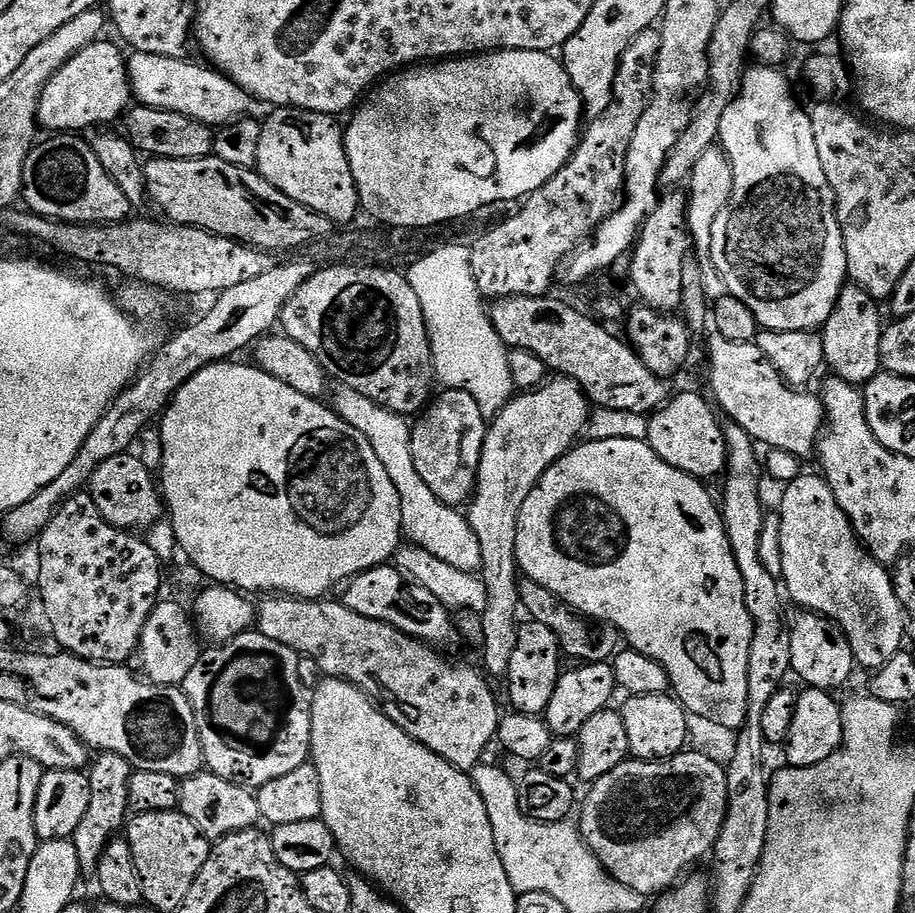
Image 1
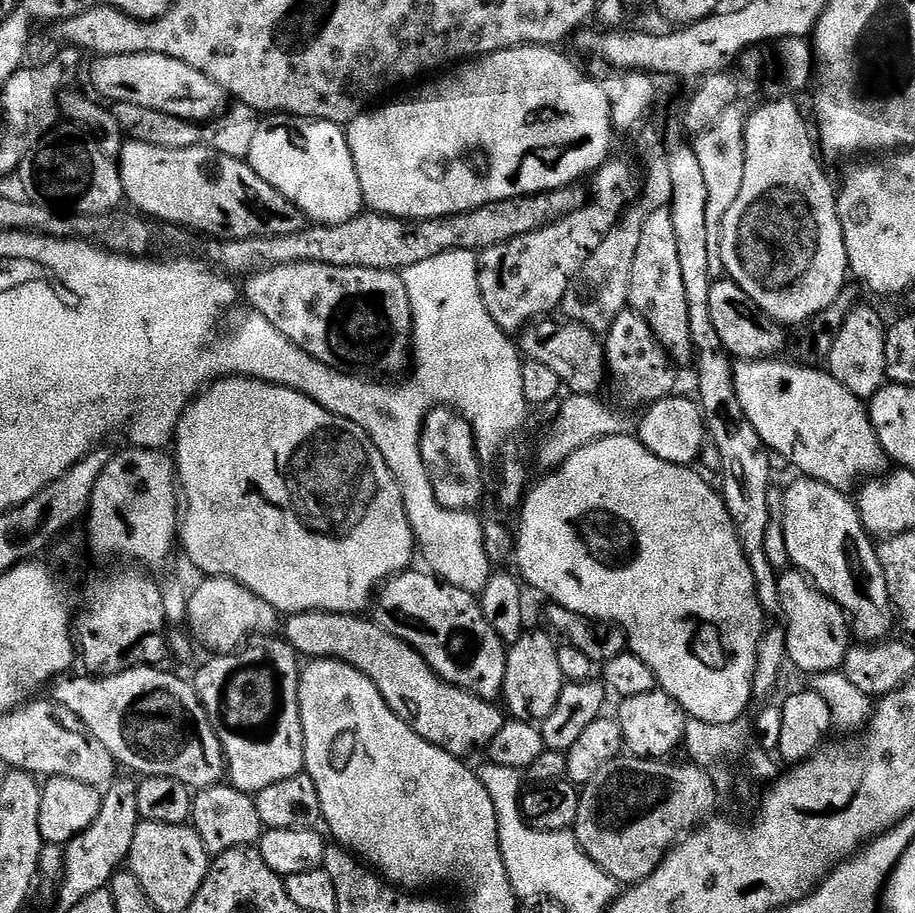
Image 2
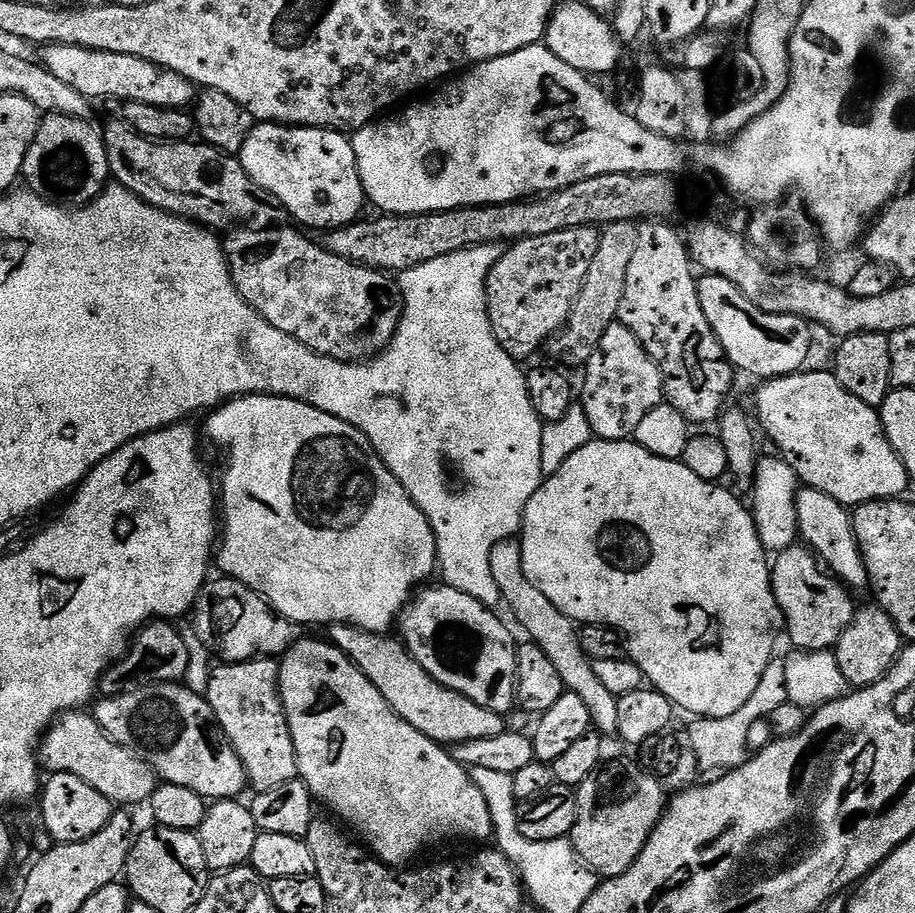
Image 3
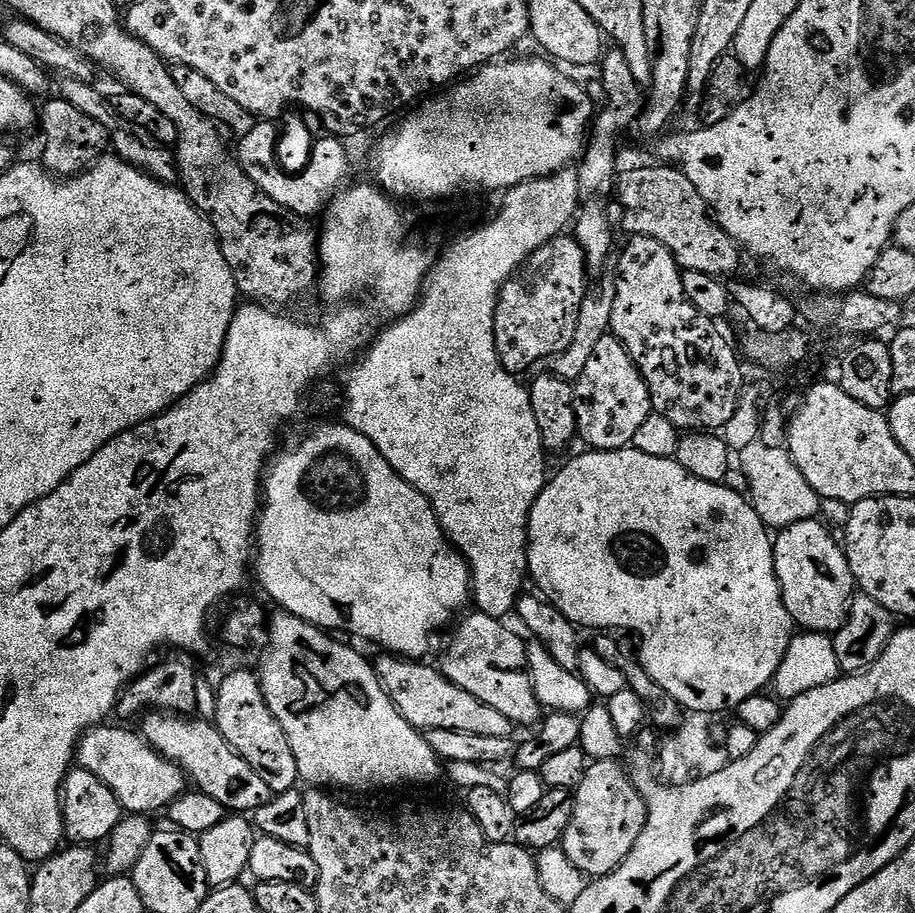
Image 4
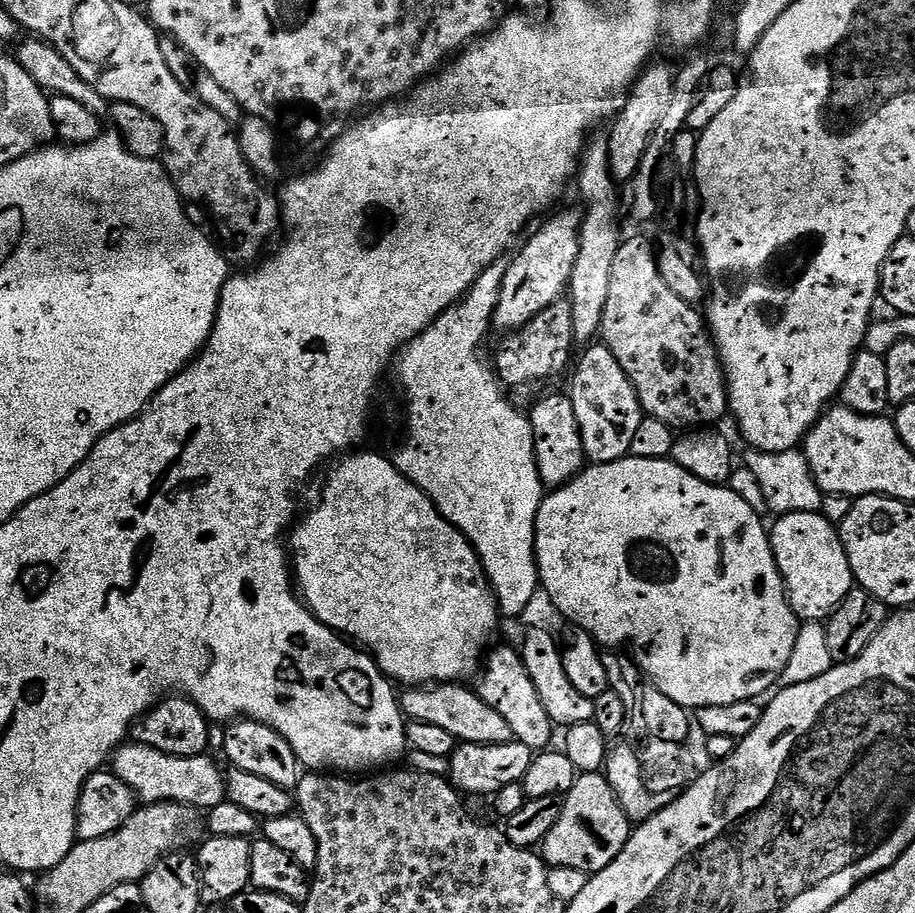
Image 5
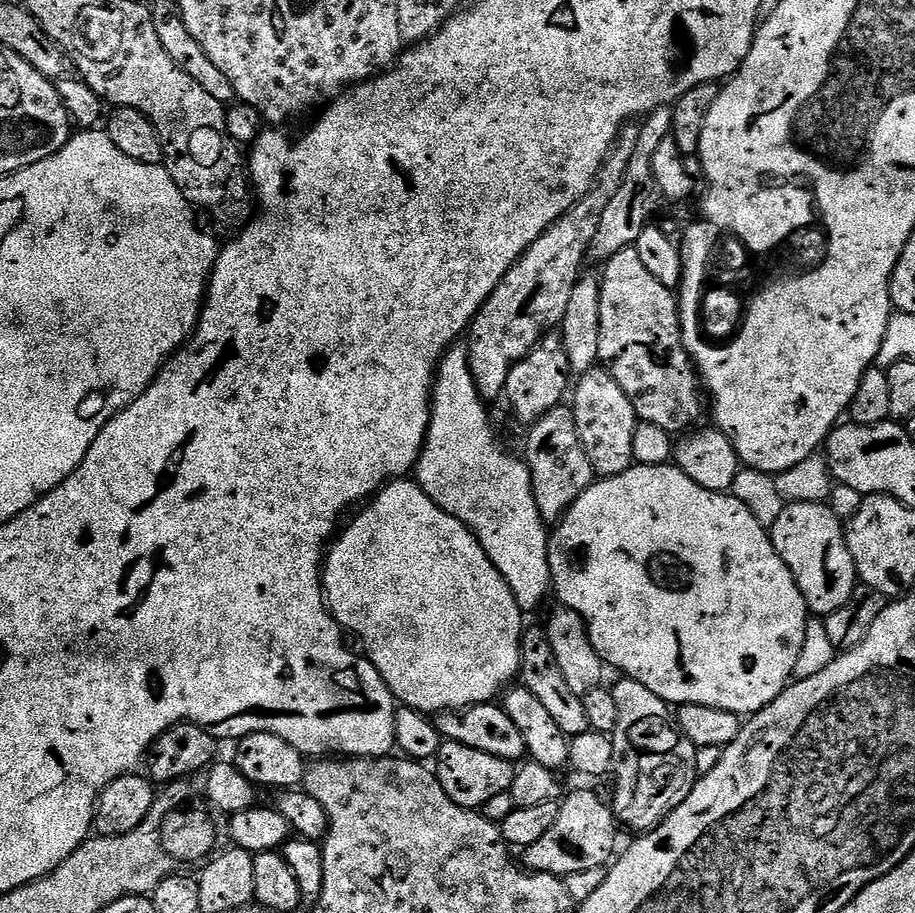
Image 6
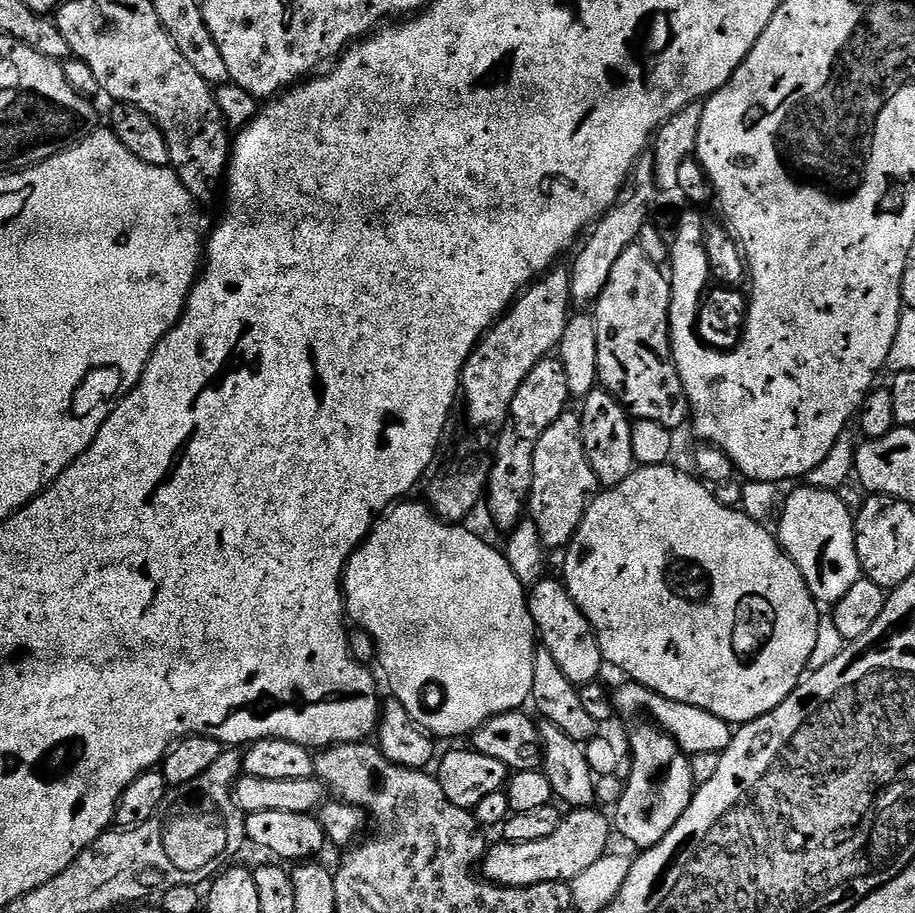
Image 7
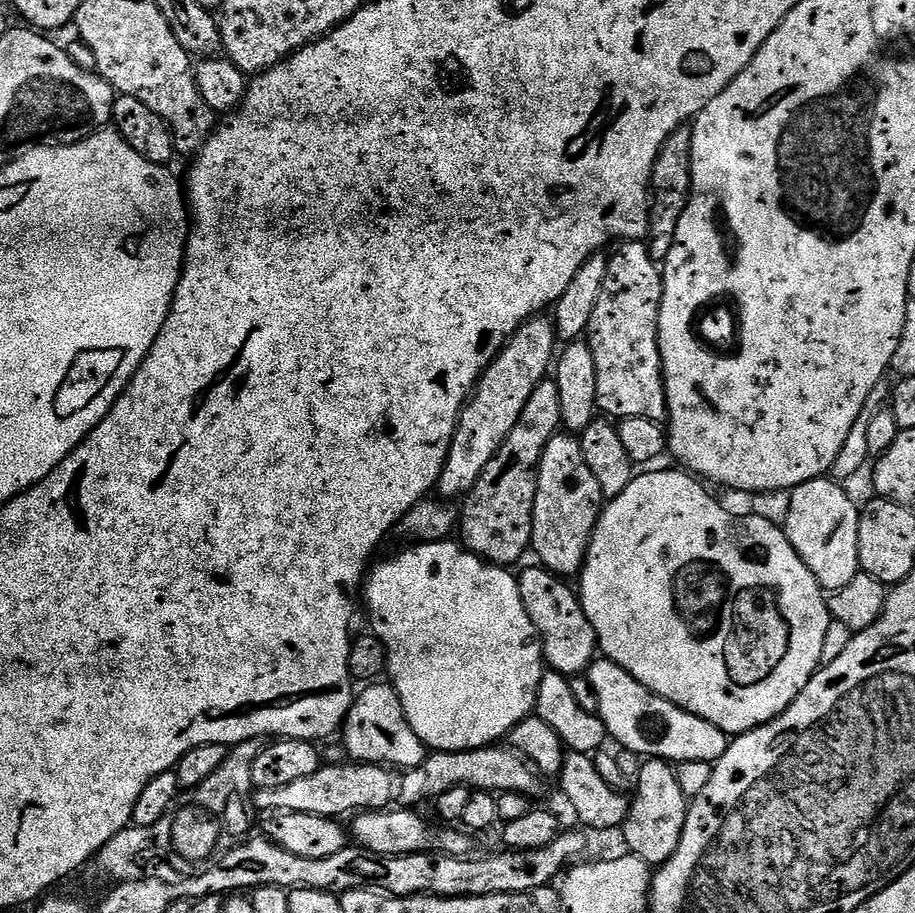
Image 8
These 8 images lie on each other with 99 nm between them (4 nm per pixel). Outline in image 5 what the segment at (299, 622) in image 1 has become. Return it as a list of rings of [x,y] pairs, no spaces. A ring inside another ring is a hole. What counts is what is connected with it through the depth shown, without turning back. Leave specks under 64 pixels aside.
[[[440,682],[435,686],[412,686],[408,692],[399,697],[401,709],[409,721],[426,722],[430,726],[439,726],[447,730],[458,742],[465,744],[504,744],[514,740],[510,730],[510,722],[494,710],[494,706],[486,706],[486,702],[468,686],[456,682]]]

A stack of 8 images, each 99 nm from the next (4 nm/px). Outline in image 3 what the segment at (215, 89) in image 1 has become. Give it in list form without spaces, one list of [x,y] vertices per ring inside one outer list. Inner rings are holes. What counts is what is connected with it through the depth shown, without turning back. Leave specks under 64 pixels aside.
[[[65,44],[43,45],[42,52],[44,52],[42,63],[46,70],[50,70],[50,74],[55,74],[61,82],[67,82],[74,90],[86,94],[93,102],[133,100],[150,106],[184,110],[198,96],[192,81],[182,78],[177,72],[165,72],[149,60],[134,58],[130,54],[99,52],[93,48]]]

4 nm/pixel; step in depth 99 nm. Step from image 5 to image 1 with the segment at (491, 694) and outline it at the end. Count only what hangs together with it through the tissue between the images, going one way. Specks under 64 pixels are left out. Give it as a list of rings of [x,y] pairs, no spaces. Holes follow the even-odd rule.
[[[391,563],[379,564],[376,568],[358,574],[343,585],[343,592],[342,603],[354,610],[354,614],[362,614],[362,618],[386,622],[407,636],[433,646],[452,644],[456,640],[456,624],[452,621],[454,616],[450,609]]]

